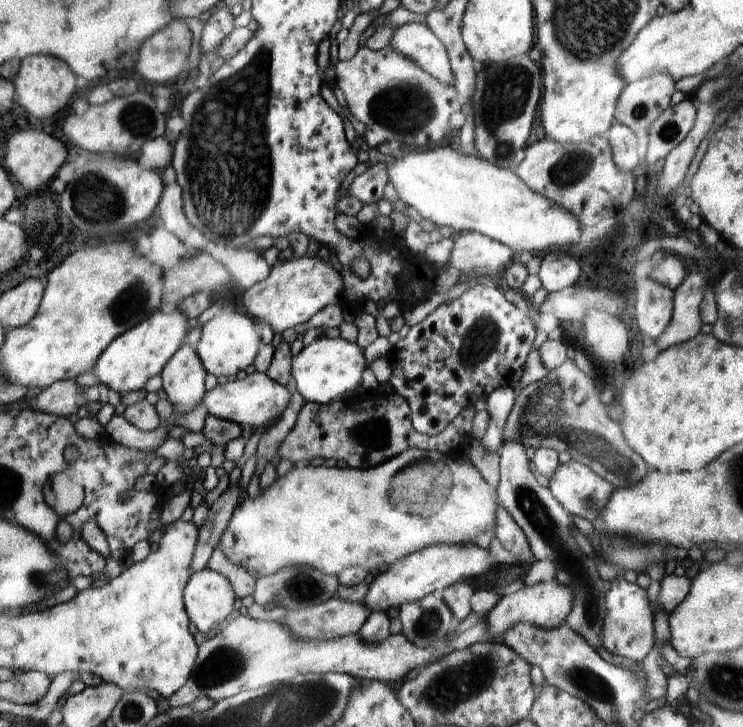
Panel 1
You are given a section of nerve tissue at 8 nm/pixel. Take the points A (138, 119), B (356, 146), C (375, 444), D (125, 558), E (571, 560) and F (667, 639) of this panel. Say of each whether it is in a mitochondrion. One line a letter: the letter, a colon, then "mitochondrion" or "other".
A: mitochondrion
B: other
C: mitochondrion
D: other
E: mitochondrion
F: other

